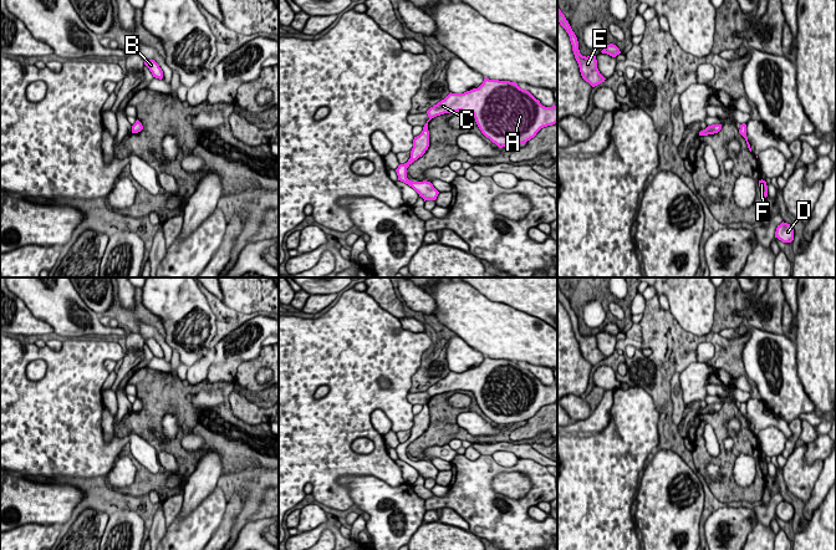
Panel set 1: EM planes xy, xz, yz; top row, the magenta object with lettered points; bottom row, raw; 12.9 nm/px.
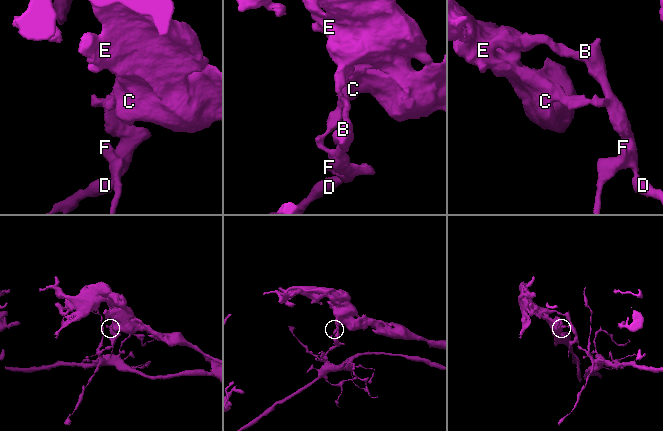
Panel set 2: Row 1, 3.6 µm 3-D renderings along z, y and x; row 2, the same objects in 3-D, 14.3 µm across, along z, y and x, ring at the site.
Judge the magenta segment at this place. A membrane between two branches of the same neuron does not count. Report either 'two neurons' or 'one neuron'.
two neurons

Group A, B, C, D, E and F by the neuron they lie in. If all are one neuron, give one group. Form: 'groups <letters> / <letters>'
groups A C E / B D F

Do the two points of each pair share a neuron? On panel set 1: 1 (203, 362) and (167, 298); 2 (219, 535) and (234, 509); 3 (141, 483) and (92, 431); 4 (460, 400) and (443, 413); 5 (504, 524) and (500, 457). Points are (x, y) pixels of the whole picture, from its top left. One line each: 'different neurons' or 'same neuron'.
1: different neurons
2: same neuron
3: different neurons
4: different neurons
5: different neurons

